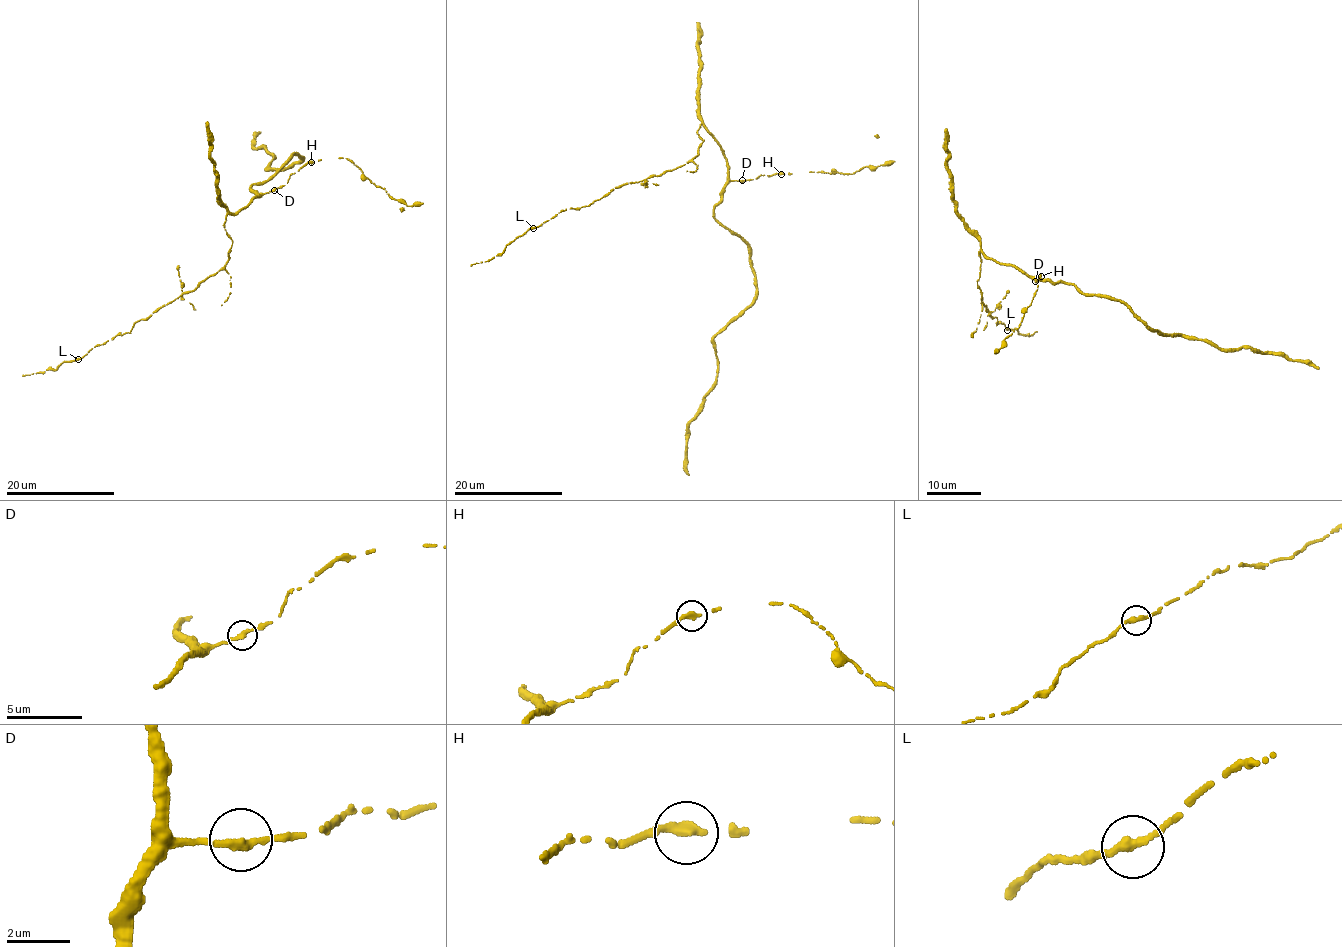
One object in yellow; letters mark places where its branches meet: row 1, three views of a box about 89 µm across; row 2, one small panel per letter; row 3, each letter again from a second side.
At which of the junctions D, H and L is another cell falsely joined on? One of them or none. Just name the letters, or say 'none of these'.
H

